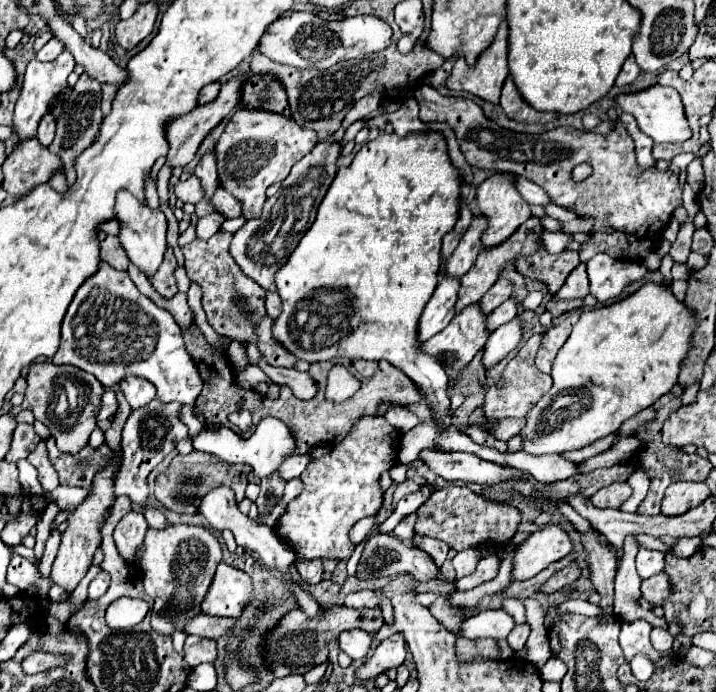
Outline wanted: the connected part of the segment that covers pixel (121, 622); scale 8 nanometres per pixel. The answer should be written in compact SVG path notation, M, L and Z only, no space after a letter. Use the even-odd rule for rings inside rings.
M122 596L114 600L106 610L106 622L114 630L128 630L142 622L148 612L148 602L142 598L128 598Z

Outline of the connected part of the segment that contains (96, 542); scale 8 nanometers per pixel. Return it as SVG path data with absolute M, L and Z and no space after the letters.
M112 456L112 464L98 472L96 478L94 478L94 486L90 490L90 494L86 496L86 500L68 516L68 528L66 532L62 534L62 544L60 544L60 550L58 550L58 556L52 564L52 582L62 586L64 590L72 592L78 582L86 576L88 568L92 566L92 556L96 552L96 548L100 546L100 526L104 522L104 514L106 510L112 506L112 500L114 500L114 474L116 474L116 456Z

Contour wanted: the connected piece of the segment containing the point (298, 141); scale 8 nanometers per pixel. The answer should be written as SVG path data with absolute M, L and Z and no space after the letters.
M240 106L228 120L214 148L220 184L242 202L242 214L246 218L256 218L266 202L266 188L274 182L282 182L290 174L290 168L312 152L316 142L316 132L300 128L290 116L276 116L276 112L260 112L260 108Z

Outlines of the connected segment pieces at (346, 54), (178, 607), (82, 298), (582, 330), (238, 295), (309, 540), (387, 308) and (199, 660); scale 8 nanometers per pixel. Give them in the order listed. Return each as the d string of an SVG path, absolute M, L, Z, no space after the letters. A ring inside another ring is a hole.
M292 12L268 26L260 40L260 52L280 64L296 68L332 68L338 62L382 52L392 42L392 28L378 16L352 16L342 20L324 20L312 12Z
M172 524L166 530L150 528L142 548L144 556L138 566L142 570L144 590L154 598L150 624L156 632L166 636L172 636L176 630L184 632L186 622L202 612L200 604L204 594L208 592L208 584L212 584L216 564L222 562L222 546L218 538L202 526Z
M100 264L100 270L84 282L66 316L62 322L62 338L60 338L60 348L52 356L54 364L72 364L76 368L82 368L84 372L94 374L106 388L112 388L118 384L124 376L140 376L146 378L156 386L156 398L162 404L168 402L180 402L180 404L194 404L198 394L202 392L202 378L198 376L198 370L188 356L184 342L182 342L182 332L176 320L168 310L158 308L148 296L140 294L134 282L130 280L128 272L120 272L112 268L110 264Z
M646 282L620 302L582 312L570 338L554 360L550 372L554 386L526 416L528 424L520 432L526 438L524 450L530 454L560 454L614 434L626 420L652 406L660 396L668 394L674 384L678 384L682 362L692 348L694 330L696 312L678 300L668 284Z
M219 231L206 241L196 238L182 247L186 258L186 273L192 282L198 282L202 286L204 292L202 306L208 324L222 336L256 344L256 324L266 316L266 308L264 308L266 290L260 288L252 278L244 276L240 268L236 268L236 262L228 252L232 236L234 234L230 232L224 234Z
M362 416L330 454L312 460L302 472L304 492L288 504L276 526L278 536L306 560L348 560L356 548L348 538L348 532L360 518L380 510L384 502L380 474L398 462L398 444L400 432L396 432L382 416Z
M432 130L432 136L396 136L396 132L392 132L392 134L380 134L376 140L372 140L372 142L368 142L368 144L364 144L362 148L360 148L360 152L354 156L354 160L352 160L352 164L350 166L346 166L346 168L338 168L338 172L336 172L336 178L334 178L334 182L330 184L330 188L328 188L328 192L326 192L326 196L324 196L324 200L320 202L320 206L318 206L318 214L316 214L316 220L314 220L314 224L310 226L310 230L304 234L304 238L300 240L300 244L296 246L296 250L292 252L292 256L288 258L288 262L280 268L280 272L276 272L276 286L278 286L278 294L280 294L280 298L282 298L282 314L276 318L276 322L274 322L274 338L278 340L278 342L282 342L282 346L286 346L292 354L298 354L298 358L300 360L306 360L306 362L318 362L318 360L332 360L332 358L340 358L340 356L346 356L346 358L350 358L350 360L358 360L358 358L364 358L364 360L388 360L390 364L394 364L396 368L400 368L408 378L412 378L414 382L416 382L416 386L420 386L420 390L424 392L424 396L426 396L426 400L430 402L430 408L432 408L432 412L434 412L434 416L436 416L436 420L440 420L444 426L448 426L450 424L450 398L448 398L448 394L446 394L446 384L448 384L448 376L444 376L444 368L440 366L440 364L436 364L436 360L432 358L432 356L422 356L422 342L418 340L418 320L420 320L420 316L422 316L422 310L424 310L424 306L426 306L426 302L430 300L430 296L432 296L432 292L434 292L434 288L436 288L436 284L438 284L438 270L440 270L440 246L442 246L442 238L444 238L444 234L448 234L450 232L450 228L456 224L456 220L458 220L458 216L460 216L460 204L462 204L462 188L464 188L464 180L462 180L462 172L452 164L452 160L450 160L450 156L448 156L448 142L446 142L446 136L442 134L442 132L438 132L438 130ZM324 286L330 286L330 288L348 288L352 294L354 294L354 314L352 314L352 304L350 306L346 306L346 308L318 308L318 300L314 300L316 296L312 296L312 292L314 290L318 290L318 288L324 288ZM312 296L312 300L308 300L308 304L300 304L300 316L308 316L308 332L312 332L312 340L316 340L314 344L302 344L300 342L300 338L292 332L292 326L290 326L290 320L292 320L292 314L294 314L294 310L296 310L296 304L302 300L302 298L310 298Z
M188 636L184 650L186 650L184 660L186 660L186 664L190 668L196 668L198 664L204 664L204 662L214 664L216 656L218 656L216 642L206 640L206 638L198 638L198 636Z

